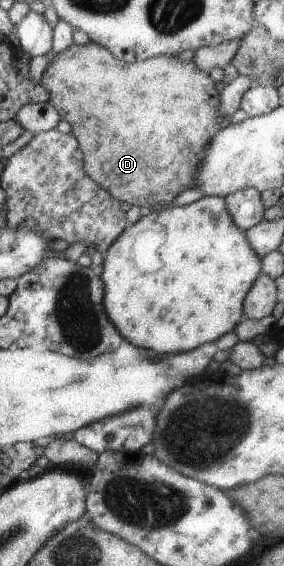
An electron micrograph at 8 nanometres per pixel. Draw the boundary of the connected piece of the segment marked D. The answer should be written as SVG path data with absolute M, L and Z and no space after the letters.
M92 41L84 45L70 44L59 55L50 52L48 54L50 61L43 72L43 85L49 91L50 102L60 114L62 120L71 125L71 134L79 141L81 150L84 152L85 172L98 185L105 188L113 194L113 198L119 202L130 203L132 206L147 207L151 211L161 210L164 204L168 205L172 200L180 195L182 191L198 186L195 183L195 175L203 155L205 147L209 145L210 138L227 126L231 122L231 117L222 118L217 115L217 107L221 102L221 91L216 88L209 72L202 70L192 61L181 61L176 56L167 56L164 54L157 55L139 62L125 62L116 59L111 51L108 51L103 45Z

